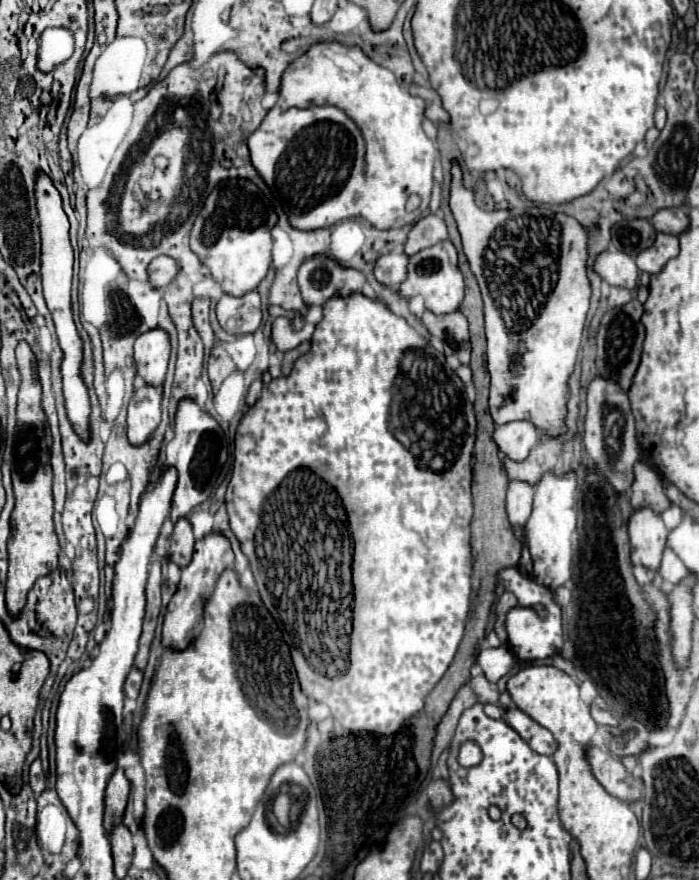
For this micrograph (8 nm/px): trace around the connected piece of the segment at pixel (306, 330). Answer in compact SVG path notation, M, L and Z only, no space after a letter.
M277 317L273 323L271 339L279 351L289 351L289 349L295 349L299 343L309 341L313 335L313 329L315 329L315 325L305 323L303 329L297 331L289 317Z

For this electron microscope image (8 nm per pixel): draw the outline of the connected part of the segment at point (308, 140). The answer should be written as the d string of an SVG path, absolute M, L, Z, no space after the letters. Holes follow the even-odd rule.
M339 43L313 45L301 59L297 59L297 63L293 63L293 67L289 67L289 71L285 71L277 107L285 107L287 111L271 109L257 131L249 135L247 145L255 169L271 189L277 189L283 201L283 209L295 229L309 231L329 227L349 217L363 217L377 229L393 229L417 221L419 215L427 209L433 187L433 163L437 157L437 147L421 127L425 117L425 101L421 97L409 95L407 89L399 87L395 75L389 69L373 63L359 47L345 47ZM305 103L337 103L337 107L341 107L361 127L365 135L363 167L351 167L351 159L345 159L345 129L331 131L331 127L335 127L331 123L331 105L305 107ZM411 193L421 195L421 205L417 211L407 213L405 201Z

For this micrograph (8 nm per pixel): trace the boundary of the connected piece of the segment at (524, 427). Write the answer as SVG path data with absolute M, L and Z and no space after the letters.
M527 419L511 421L505 425L497 425L493 439L507 457L521 461L525 459L525 455L529 455L531 447L537 441L537 427Z

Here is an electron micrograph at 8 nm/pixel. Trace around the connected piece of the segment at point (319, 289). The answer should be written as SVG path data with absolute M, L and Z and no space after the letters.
M313 255L299 267L299 289L307 305L323 305L335 295L361 291L363 273L339 265L327 255Z

